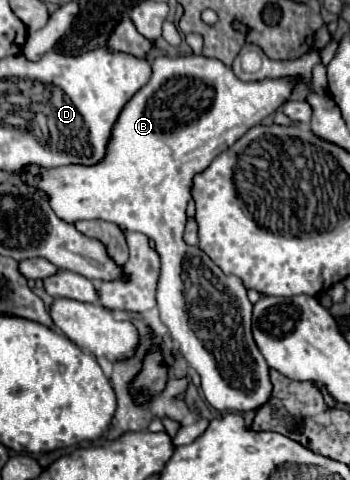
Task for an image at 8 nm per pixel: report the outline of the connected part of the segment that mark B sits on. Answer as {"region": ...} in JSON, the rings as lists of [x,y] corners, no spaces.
{"region":[[[194,54],[176,58],[160,56],[152,62],[152,76],[148,84],[142,86],[142,90],[138,90],[138,94],[134,94],[134,98],[130,98],[130,102],[126,102],[122,108],[122,114],[118,116],[106,146],[106,158],[102,158],[98,166],[74,164],[58,166],[54,170],[38,170],[38,166],[26,166],[26,170],[16,172],[16,176],[22,178],[30,192],[46,192],[52,210],[64,222],[76,224],[78,220],[106,220],[118,224],[128,232],[142,232],[154,240],[162,260],[156,294],[160,320],[178,342],[180,352],[186,356],[188,364],[200,374],[206,402],[220,412],[256,410],[268,400],[272,384],[268,378],[268,364],[252,340],[252,302],[246,296],[242,280],[236,276],[226,276],[198,246],[186,246],[182,240],[186,206],[192,198],[192,176],[202,172],[220,152],[230,148],[252,126],[274,114],[290,98],[298,82],[302,82],[300,76],[244,82],[232,72],[232,68],[214,58]]]}

